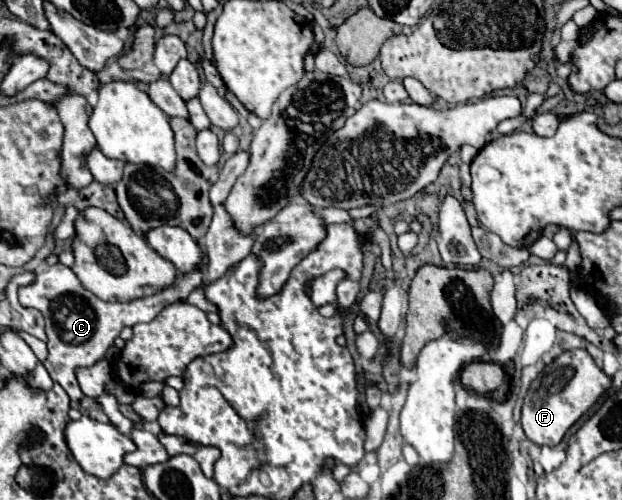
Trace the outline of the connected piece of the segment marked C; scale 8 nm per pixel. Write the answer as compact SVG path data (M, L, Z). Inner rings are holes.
M62 263L48 265L46 269L38 269L36 279L32 285L24 285L18 289L18 301L24 307L38 309L46 321L46 335L48 335L48 357L44 361L46 371L50 377L68 393L72 401L82 397L76 381L78 367L90 367L98 363L106 351L114 345L114 339L120 335L124 327L134 327L136 323L152 321L164 307L174 301L186 299L188 293L202 285L204 269L196 269L188 275L178 275L176 285L172 289L164 289L152 297L142 297L136 301L102 301L94 293L82 287L74 271Z

